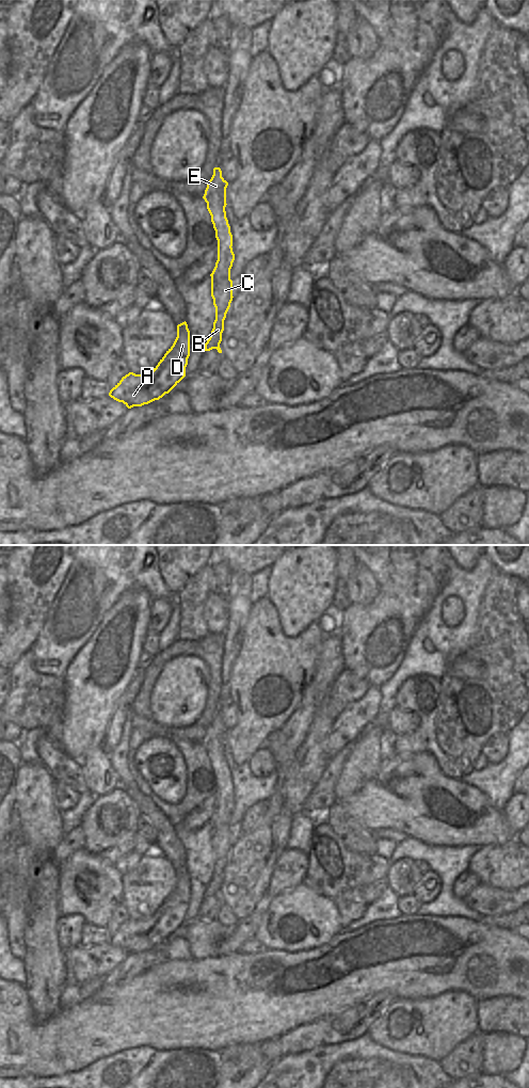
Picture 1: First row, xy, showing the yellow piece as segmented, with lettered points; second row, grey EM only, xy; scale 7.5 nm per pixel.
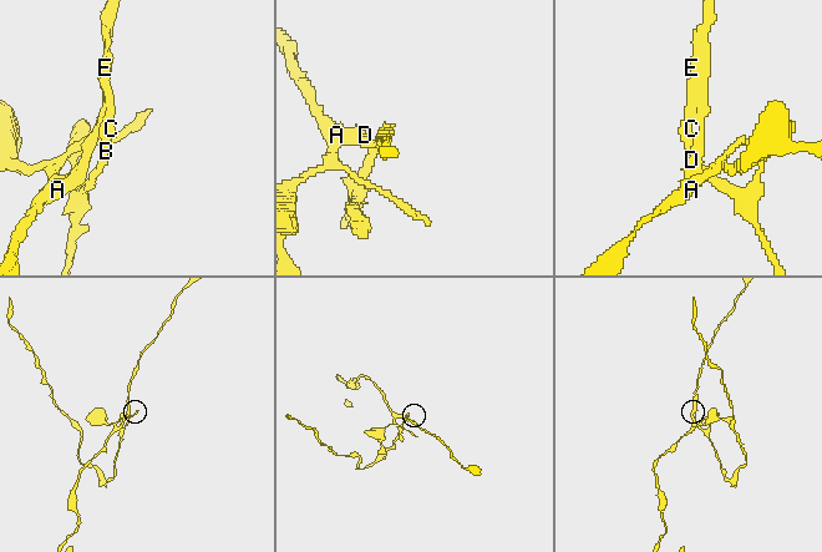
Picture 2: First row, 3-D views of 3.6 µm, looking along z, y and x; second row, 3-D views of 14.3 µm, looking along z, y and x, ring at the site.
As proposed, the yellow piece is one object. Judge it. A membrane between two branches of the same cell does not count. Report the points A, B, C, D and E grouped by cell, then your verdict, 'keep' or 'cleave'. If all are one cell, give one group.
groups A D E / B C; cleave

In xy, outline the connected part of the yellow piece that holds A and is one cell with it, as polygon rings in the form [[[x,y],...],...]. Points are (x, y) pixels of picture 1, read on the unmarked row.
[[[185,867],[177,871],[173,892],[150,918],[129,918],[110,937],[109,942],[128,955],[159,946],[186,923],[189,902],[190,877]]]

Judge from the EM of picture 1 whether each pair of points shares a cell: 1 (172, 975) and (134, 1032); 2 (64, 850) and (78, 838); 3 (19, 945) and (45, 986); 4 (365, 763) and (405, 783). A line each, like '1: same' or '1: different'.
1: same
2: same
3: different
4: different

